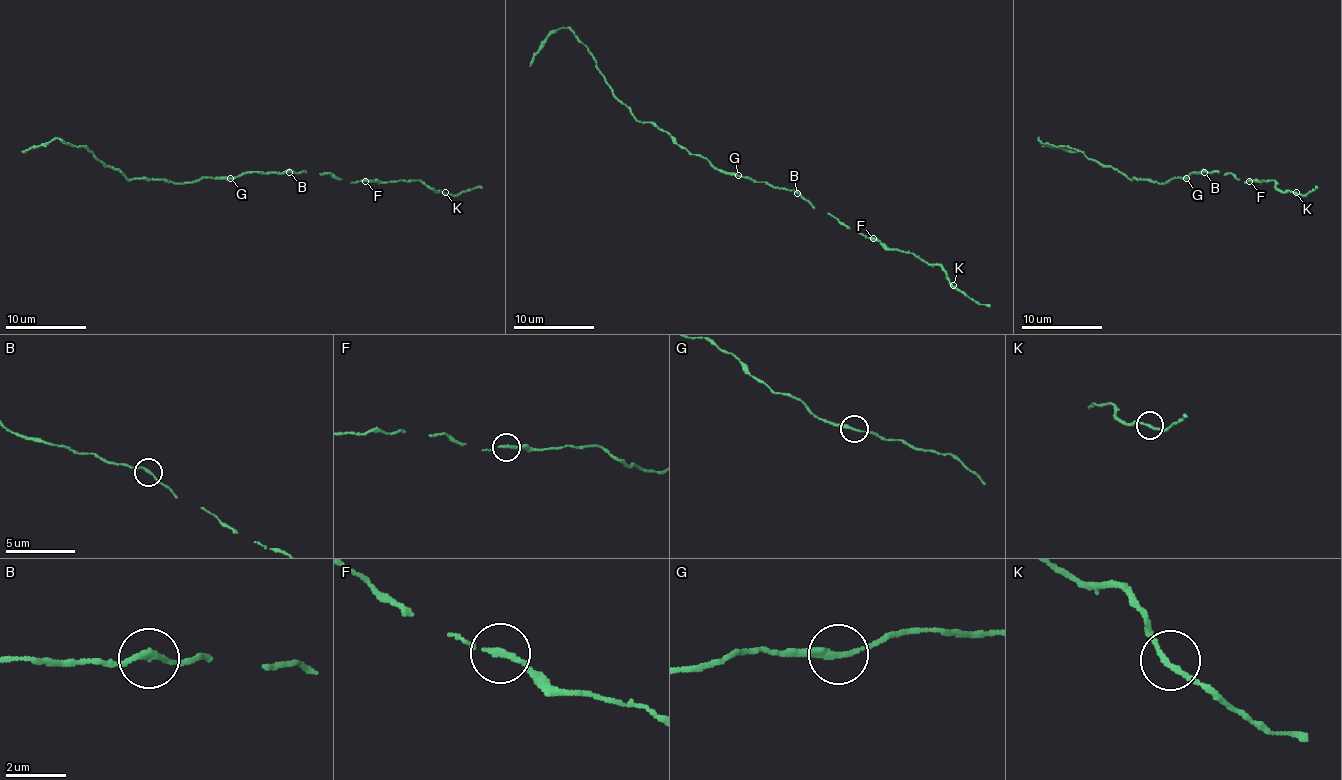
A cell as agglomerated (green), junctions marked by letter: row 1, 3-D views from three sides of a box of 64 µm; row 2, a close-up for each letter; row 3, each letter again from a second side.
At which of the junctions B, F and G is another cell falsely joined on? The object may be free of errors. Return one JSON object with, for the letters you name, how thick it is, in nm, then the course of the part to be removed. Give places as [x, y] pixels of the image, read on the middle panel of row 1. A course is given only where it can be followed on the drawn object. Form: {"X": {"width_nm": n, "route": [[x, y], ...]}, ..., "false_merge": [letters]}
{"false_merge": []}

